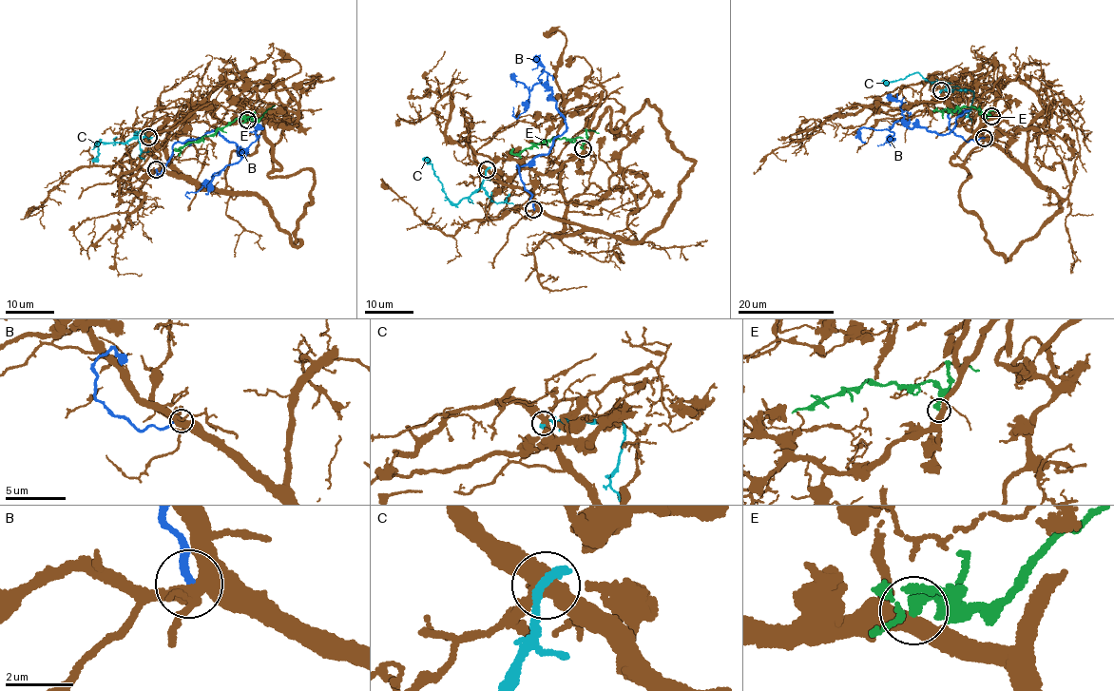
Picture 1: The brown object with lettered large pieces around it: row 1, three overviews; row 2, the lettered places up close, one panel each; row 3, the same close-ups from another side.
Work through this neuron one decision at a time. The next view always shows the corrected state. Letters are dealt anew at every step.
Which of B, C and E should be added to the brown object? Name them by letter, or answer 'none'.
none

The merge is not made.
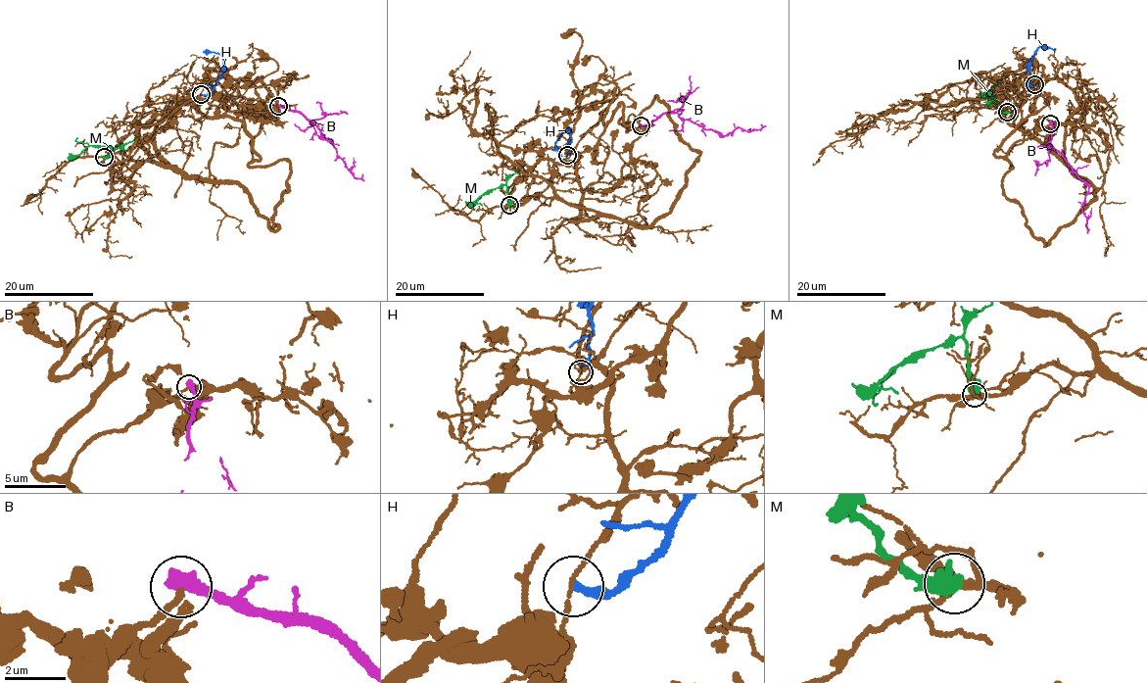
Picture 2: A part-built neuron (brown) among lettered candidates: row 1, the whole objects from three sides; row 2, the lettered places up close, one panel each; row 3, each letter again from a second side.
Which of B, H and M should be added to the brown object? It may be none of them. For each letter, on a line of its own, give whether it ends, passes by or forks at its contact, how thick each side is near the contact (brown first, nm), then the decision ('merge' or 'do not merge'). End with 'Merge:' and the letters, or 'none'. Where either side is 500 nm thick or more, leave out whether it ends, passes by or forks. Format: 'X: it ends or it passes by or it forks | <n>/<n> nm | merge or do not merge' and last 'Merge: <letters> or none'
B: it ends | 190/480 nm | do not merge
H: it ends | 120/280 nm | do not merge
M: 240/500 nm | do not merge
Merge: none

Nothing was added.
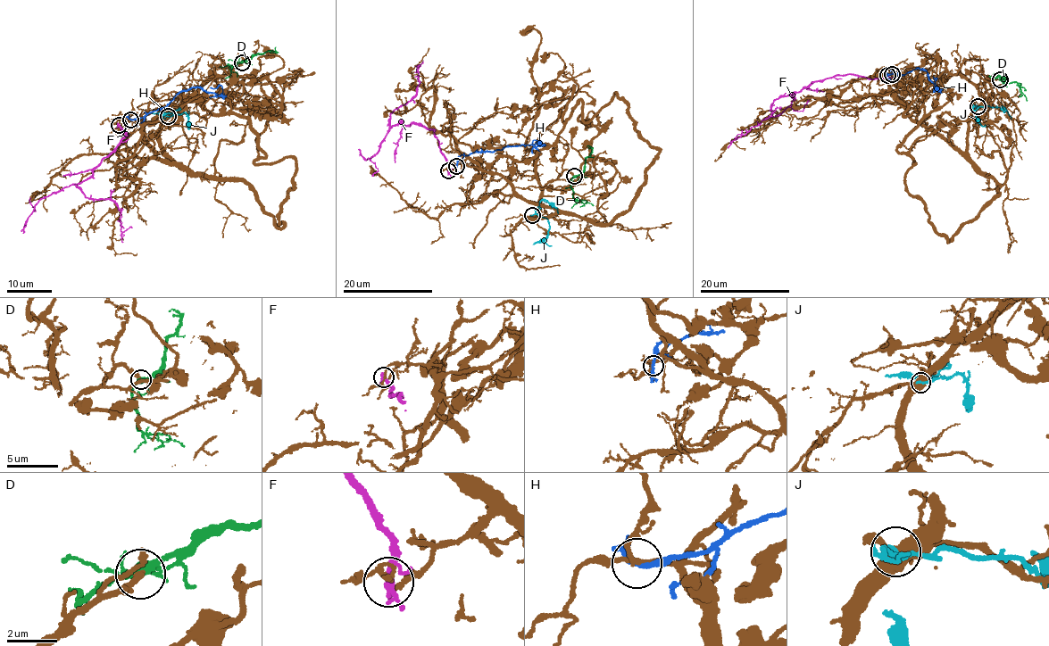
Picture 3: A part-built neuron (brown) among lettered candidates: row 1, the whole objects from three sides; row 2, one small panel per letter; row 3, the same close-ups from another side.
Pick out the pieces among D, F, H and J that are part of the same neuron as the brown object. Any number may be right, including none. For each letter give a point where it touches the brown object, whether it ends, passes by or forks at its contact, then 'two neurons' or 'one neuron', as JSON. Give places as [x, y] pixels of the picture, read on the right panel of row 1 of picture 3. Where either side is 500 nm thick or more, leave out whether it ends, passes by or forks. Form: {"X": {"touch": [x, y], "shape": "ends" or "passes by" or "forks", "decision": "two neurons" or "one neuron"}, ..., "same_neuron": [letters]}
{"D": {"touch": [1000, 79], "shape": "passes by", "decision": "one neuron"}, "F": {"touch": [887, 75], "shape": "passes by", "decision": "two neurons"}, "H": {"touch": [892, 74], "shape": "passes by", "decision": "two neurons"}, "J": {"touch": [978, 106], "decision": "two neurons"}, "same_neuron": ["D"]}

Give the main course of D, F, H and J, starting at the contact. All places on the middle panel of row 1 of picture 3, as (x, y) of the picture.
D: (574, 176), (570, 186), (572, 197), (594, 205)
F: (447, 171), (447, 160), (432, 130), (414, 123), (390, 127), (392, 111), (416, 94), (420, 64)
H: (456, 166), (462, 154), (493, 152), (537, 142), (535, 139), (530, 144), (525, 144)
J: (532, 215), (545, 217), (548, 225), (547, 235), (532, 244)

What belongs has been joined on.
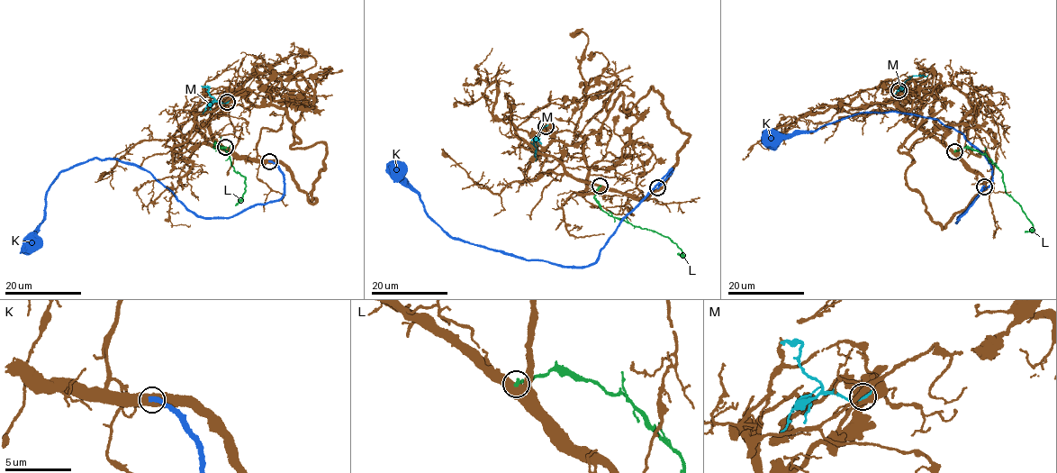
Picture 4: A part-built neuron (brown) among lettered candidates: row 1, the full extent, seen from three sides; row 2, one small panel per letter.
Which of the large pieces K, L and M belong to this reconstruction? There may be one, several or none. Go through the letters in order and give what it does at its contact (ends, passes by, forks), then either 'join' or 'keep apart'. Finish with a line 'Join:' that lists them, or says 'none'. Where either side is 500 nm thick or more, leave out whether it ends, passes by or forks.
K: join
L: it ends there; keep apart
M: it ends there; keep apart
Join: K

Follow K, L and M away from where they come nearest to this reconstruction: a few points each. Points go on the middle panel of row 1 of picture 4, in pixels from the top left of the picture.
K: (657, 187), (671, 168), (623, 217), (599, 259), (585, 266), (561, 267), (451, 238), (390, 167)
L: (600, 186), (593, 197), (600, 207), (633, 225), (655, 231), (670, 240), (682, 254), (677, 254)
M: (546, 125), (534, 140), (535, 161)

